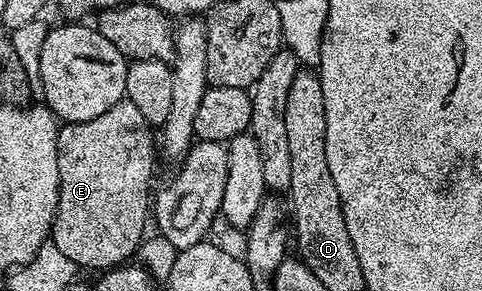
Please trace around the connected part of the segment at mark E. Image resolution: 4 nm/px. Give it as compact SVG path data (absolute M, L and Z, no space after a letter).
M124 99L121 103L111 106L107 114L99 114L99 118L91 118L91 122L79 122L78 124L65 124L57 134L57 157L59 158L59 202L53 219L53 230L51 242L59 246L66 258L77 264L78 269L97 268L96 270L108 270L121 265L130 259L129 256L138 251L141 247L145 232L145 219L148 221L151 216L151 188L149 183L153 180L153 150L155 154L155 136L152 136L151 125L139 114L139 109L129 100Z

